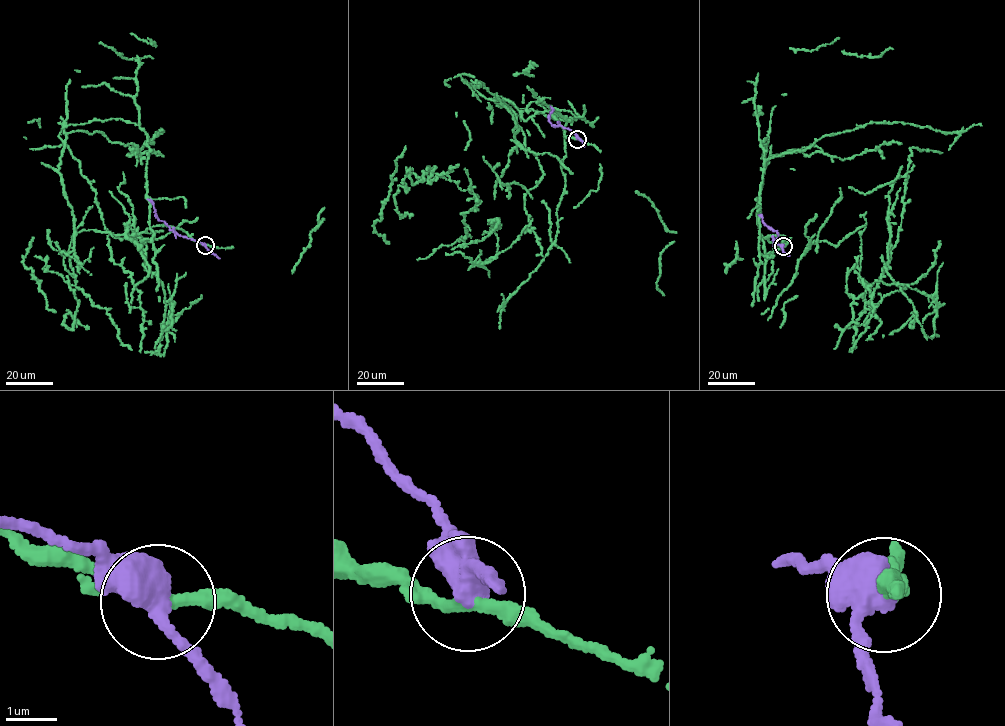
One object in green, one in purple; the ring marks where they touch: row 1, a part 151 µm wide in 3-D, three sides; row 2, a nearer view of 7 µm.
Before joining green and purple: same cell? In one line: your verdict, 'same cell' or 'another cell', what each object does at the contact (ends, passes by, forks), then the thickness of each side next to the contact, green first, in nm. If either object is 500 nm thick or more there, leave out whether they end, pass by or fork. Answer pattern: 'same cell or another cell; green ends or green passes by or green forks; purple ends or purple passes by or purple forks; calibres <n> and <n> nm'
another cell; green passes by; purple passes by; calibres 240 and 480 nm

